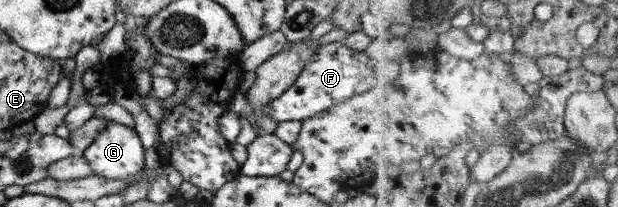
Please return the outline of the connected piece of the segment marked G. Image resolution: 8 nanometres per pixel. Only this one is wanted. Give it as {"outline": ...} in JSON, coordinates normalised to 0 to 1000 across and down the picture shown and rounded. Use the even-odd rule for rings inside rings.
{"outline":[[[176,580],[129,744],[154,850],[194,870],[231,812],[231,725],[215,618]]]}

